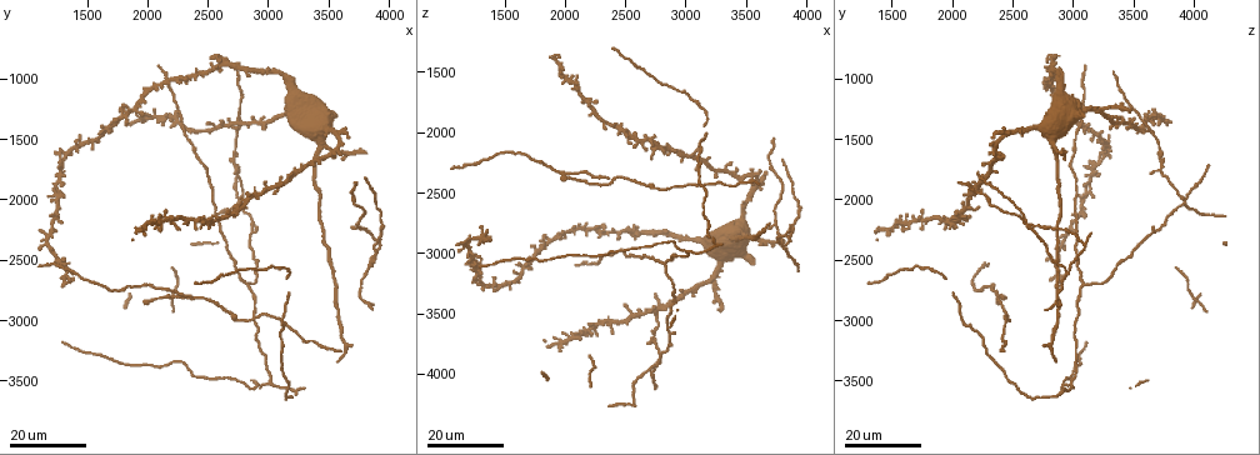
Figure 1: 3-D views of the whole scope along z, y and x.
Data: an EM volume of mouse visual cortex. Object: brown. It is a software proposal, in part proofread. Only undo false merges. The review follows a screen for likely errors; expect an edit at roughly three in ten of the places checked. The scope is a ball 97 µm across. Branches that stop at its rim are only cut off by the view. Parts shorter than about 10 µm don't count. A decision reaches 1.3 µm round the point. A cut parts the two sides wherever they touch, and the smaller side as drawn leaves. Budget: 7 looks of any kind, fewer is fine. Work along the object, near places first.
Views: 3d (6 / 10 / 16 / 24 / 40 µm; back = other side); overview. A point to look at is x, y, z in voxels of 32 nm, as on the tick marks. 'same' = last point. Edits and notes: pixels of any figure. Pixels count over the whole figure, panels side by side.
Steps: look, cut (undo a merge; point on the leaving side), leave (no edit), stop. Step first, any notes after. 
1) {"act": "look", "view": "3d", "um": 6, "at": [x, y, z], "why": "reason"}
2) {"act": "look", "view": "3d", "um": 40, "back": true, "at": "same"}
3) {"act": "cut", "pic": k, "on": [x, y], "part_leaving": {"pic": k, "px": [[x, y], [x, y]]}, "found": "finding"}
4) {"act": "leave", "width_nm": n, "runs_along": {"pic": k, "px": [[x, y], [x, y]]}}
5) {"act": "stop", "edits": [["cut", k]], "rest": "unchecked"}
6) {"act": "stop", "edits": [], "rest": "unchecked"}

{"act": "look", "view": "3d", "um": 16, "at": [2400, 2820, 2400], "why": "side arm on a straight run"}

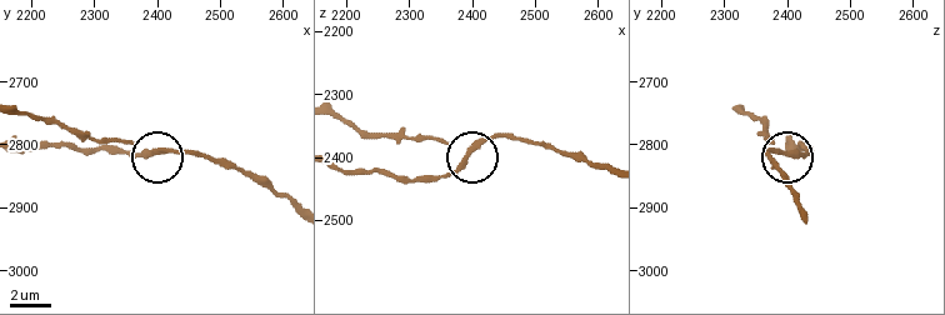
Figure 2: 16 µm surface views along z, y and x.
{"act": "look", "view": "3d", "um": 6, "at": [2400, 2810, 2390], "why": "closer look"}

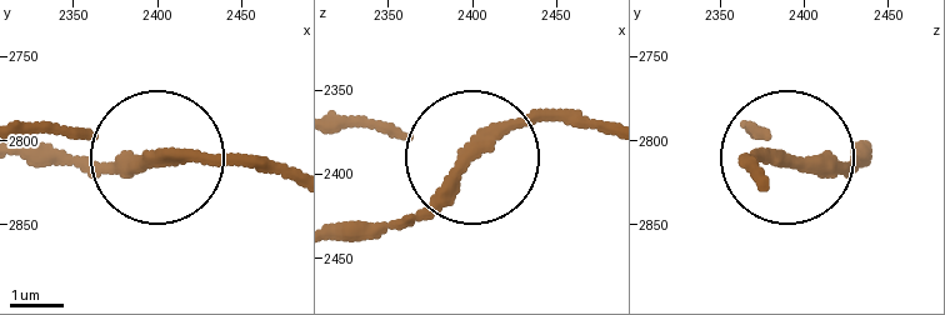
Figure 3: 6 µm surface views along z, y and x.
{"act": "look", "view": "3d", "um": 6, "back": true, "at": [2396, 2812, 2388], "why": "other side"}

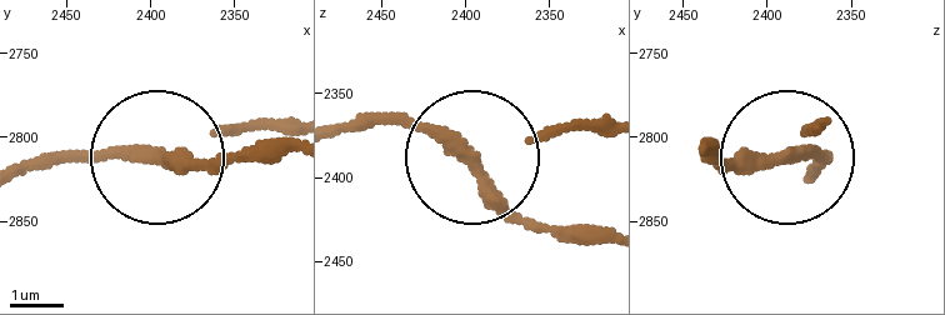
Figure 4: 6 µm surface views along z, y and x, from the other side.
{"act": "cut", "pic": 4, "on": [184, 174], "part_leaving": {"pic": 4, "px": [[145, 150], [288, 150]]}, "found": "two cells meet here"}

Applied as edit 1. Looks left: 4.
{"act": "look", "view": "3d", "um": 16, "at": [2840, 2280, 3640], "why": "two arms in line, one across"}

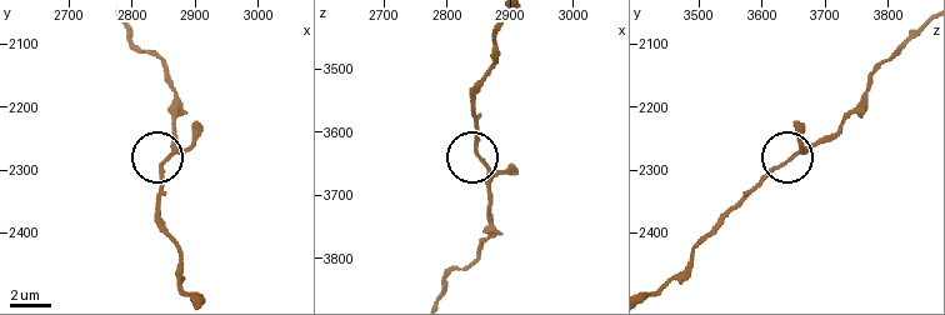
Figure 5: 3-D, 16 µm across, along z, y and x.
{"act": "look", "view": "3d", "um": 6, "at": [2855, 2280, 3645]}

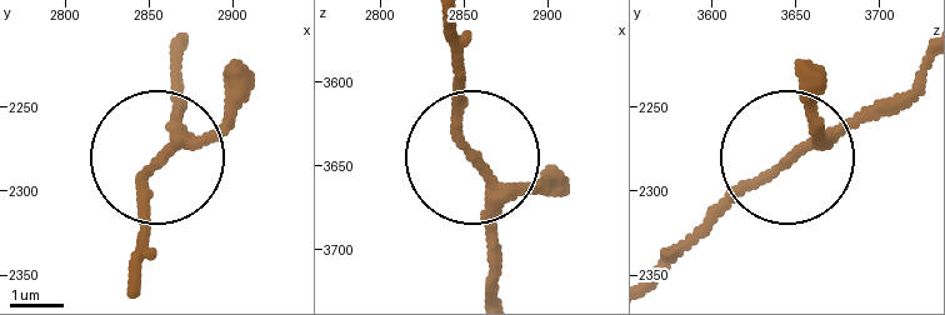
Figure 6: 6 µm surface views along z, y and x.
{"act": "leave", "width_nm": 140, "runs_along": {"pic": 6, "px": [[920, 76], [799, 144], [655, 286]]}, "found": "continuous, no second cell"}

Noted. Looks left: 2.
{"act": "look", "view": "3d", "um": 16, "at": [2760, 2020, 3920], "why": "four or more arms meet"}

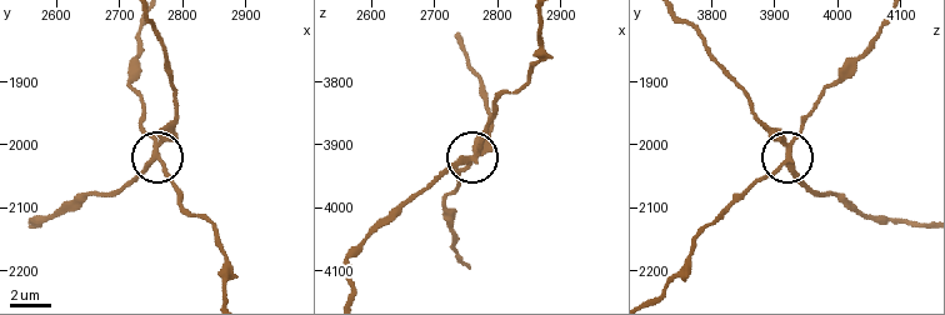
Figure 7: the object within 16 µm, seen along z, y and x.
{"act": "look", "view": "3d", "um": 10, "at": [2755, 2025, 3920]}

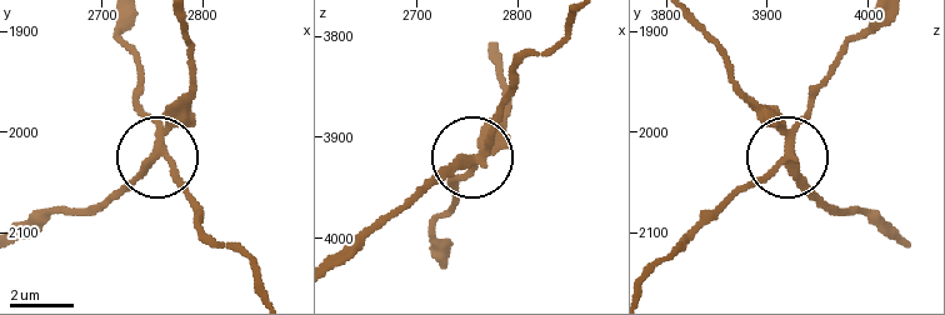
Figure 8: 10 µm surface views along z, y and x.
{"act": "cut", "pic": 8, "on": [170, 105], "width_nm": 260, "found": "two cells meet here"}

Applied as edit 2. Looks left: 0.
{"act": "stop", "edits": [["cut", 4], ["cut", 8]], "rest": "unchecked"}

